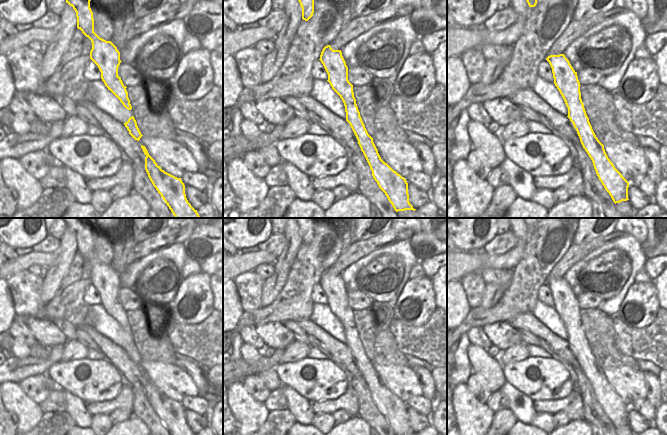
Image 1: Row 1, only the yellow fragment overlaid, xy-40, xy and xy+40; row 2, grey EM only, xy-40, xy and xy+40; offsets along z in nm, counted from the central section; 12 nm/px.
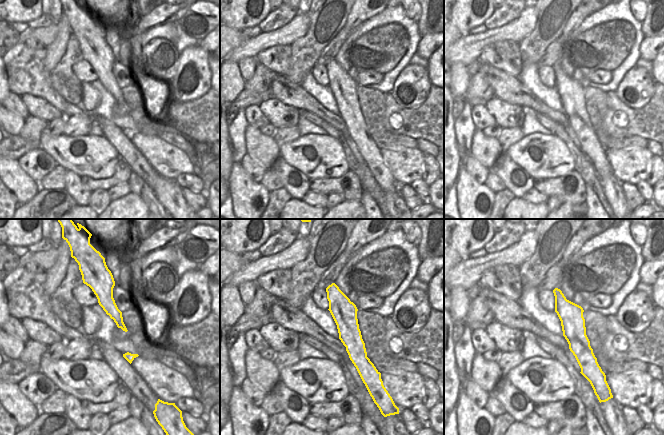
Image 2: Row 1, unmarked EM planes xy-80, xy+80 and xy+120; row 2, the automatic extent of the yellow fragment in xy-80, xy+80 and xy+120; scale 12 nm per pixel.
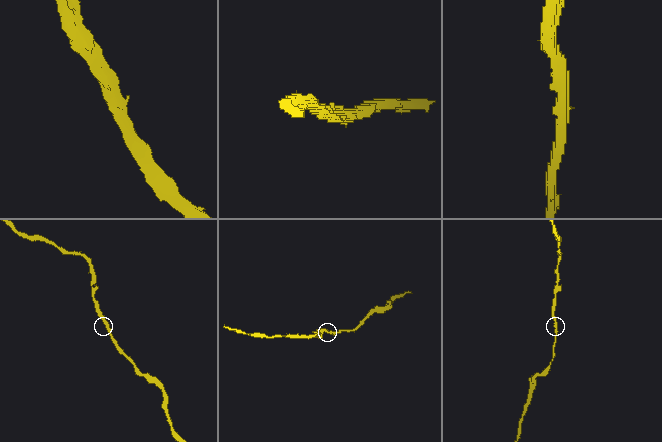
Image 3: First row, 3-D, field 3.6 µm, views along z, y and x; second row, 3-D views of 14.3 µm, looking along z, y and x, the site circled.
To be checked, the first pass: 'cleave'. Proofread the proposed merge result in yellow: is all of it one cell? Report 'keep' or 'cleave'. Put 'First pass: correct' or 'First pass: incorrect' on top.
First pass: incorrect
keep

